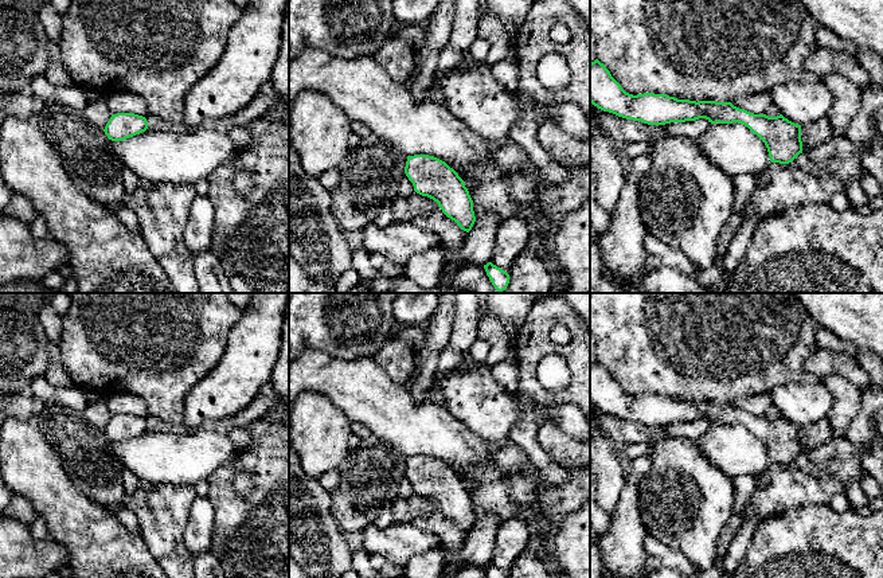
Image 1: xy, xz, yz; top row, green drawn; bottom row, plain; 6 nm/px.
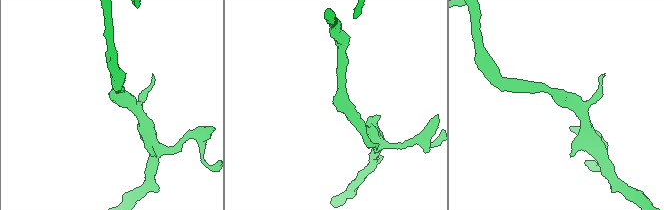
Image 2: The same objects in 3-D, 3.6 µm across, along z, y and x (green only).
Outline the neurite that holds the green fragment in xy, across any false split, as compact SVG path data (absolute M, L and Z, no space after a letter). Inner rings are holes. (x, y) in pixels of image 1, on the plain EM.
M134 414L112 415L103 433L112 442L124 442L148 430L145 418Z

